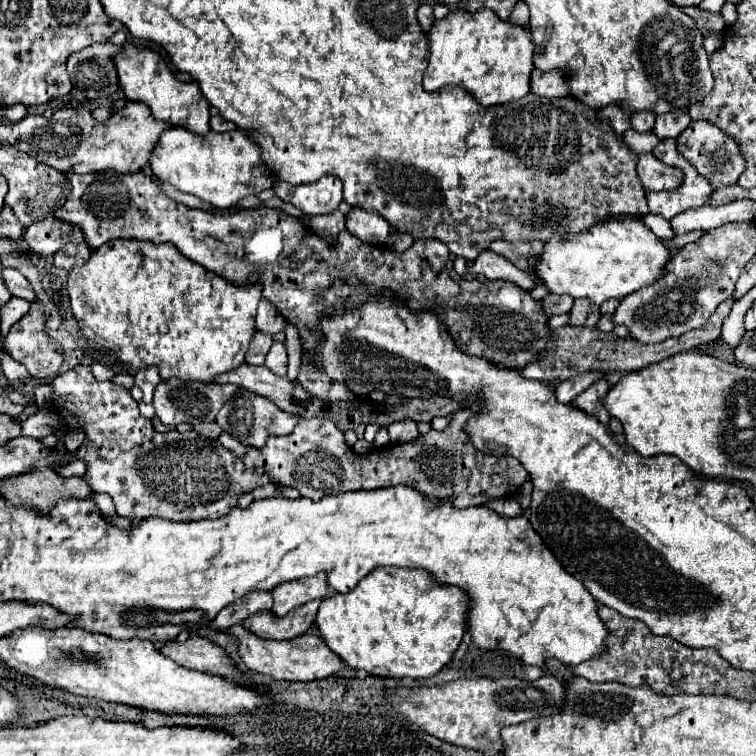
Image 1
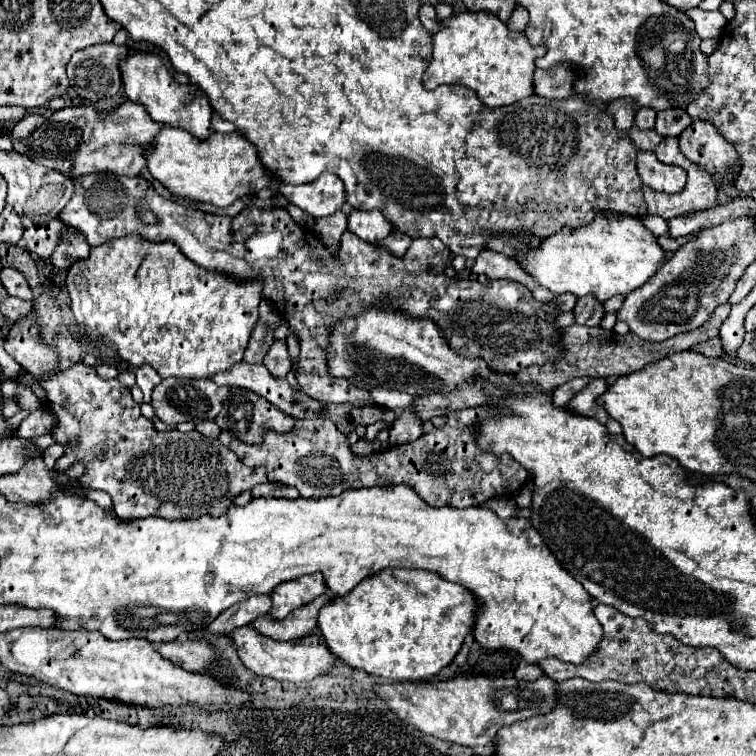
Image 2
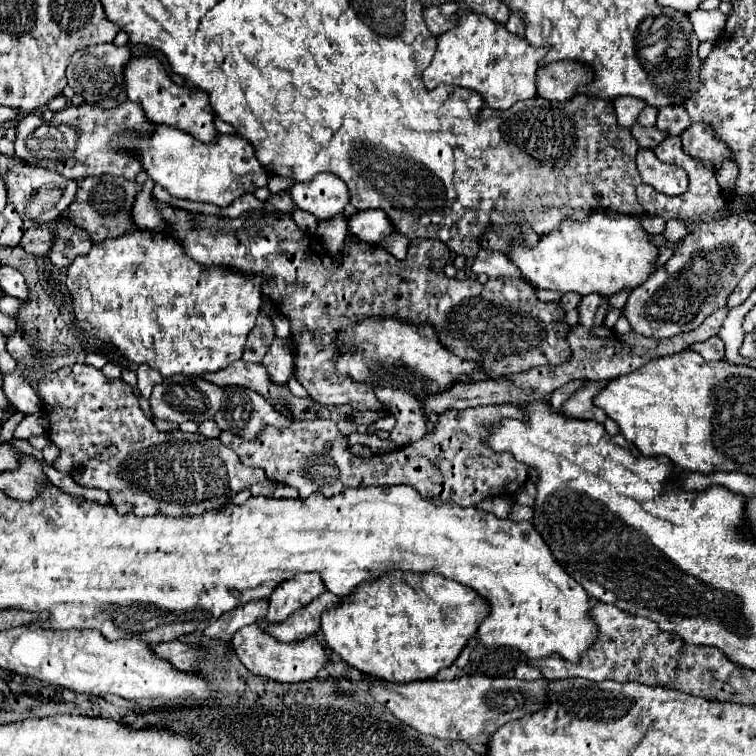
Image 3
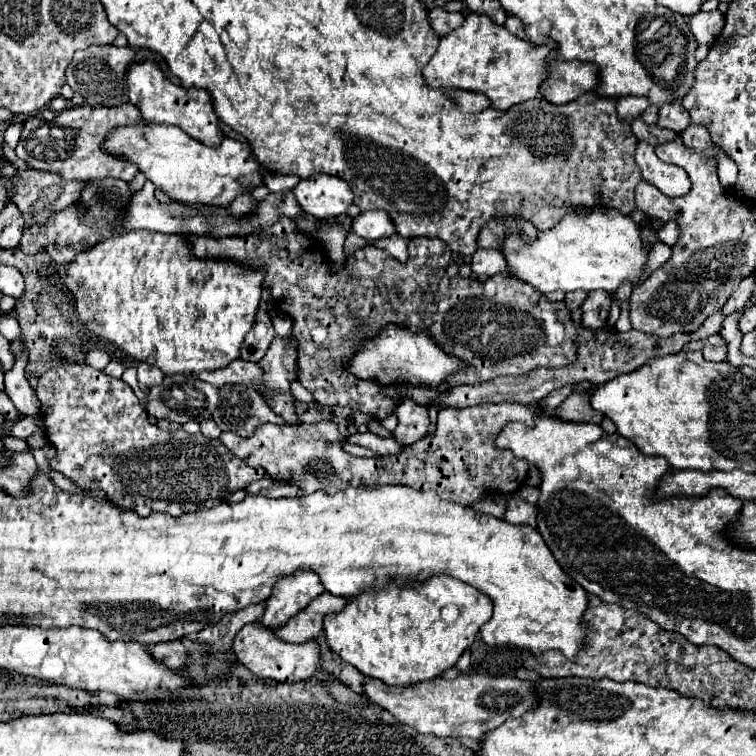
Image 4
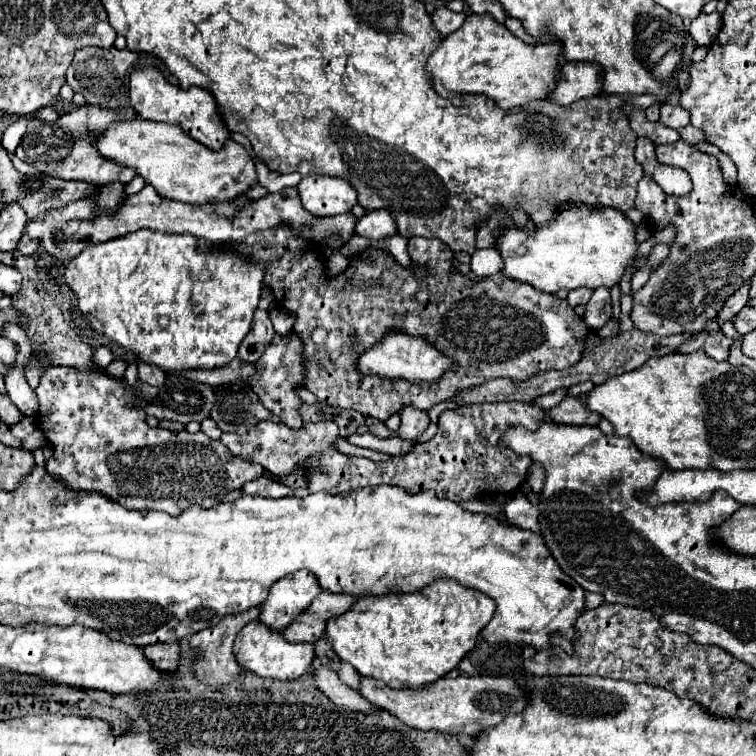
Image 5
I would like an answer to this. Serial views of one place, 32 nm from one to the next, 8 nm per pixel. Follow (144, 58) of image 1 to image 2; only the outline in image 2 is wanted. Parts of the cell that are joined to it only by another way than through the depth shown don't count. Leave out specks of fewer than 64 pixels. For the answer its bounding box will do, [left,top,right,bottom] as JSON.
[120,52,212,140]

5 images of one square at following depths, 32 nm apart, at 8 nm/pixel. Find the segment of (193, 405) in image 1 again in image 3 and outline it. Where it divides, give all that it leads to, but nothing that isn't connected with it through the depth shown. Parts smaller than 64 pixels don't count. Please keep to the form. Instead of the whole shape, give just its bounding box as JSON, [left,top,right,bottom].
[150,376,224,424]

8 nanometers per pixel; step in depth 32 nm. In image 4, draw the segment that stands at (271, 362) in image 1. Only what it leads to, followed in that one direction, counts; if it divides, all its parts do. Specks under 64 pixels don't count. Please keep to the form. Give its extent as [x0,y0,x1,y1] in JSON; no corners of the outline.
[258,336,300,424]

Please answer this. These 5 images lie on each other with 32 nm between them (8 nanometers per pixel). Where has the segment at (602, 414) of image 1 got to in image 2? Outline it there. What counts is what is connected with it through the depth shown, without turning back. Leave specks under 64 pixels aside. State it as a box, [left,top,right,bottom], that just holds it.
[566,380,608,424]

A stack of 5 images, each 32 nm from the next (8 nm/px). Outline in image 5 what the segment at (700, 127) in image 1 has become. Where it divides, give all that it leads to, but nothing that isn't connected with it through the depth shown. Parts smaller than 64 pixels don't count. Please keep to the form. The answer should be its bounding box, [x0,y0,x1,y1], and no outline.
[680,124,704,146]

